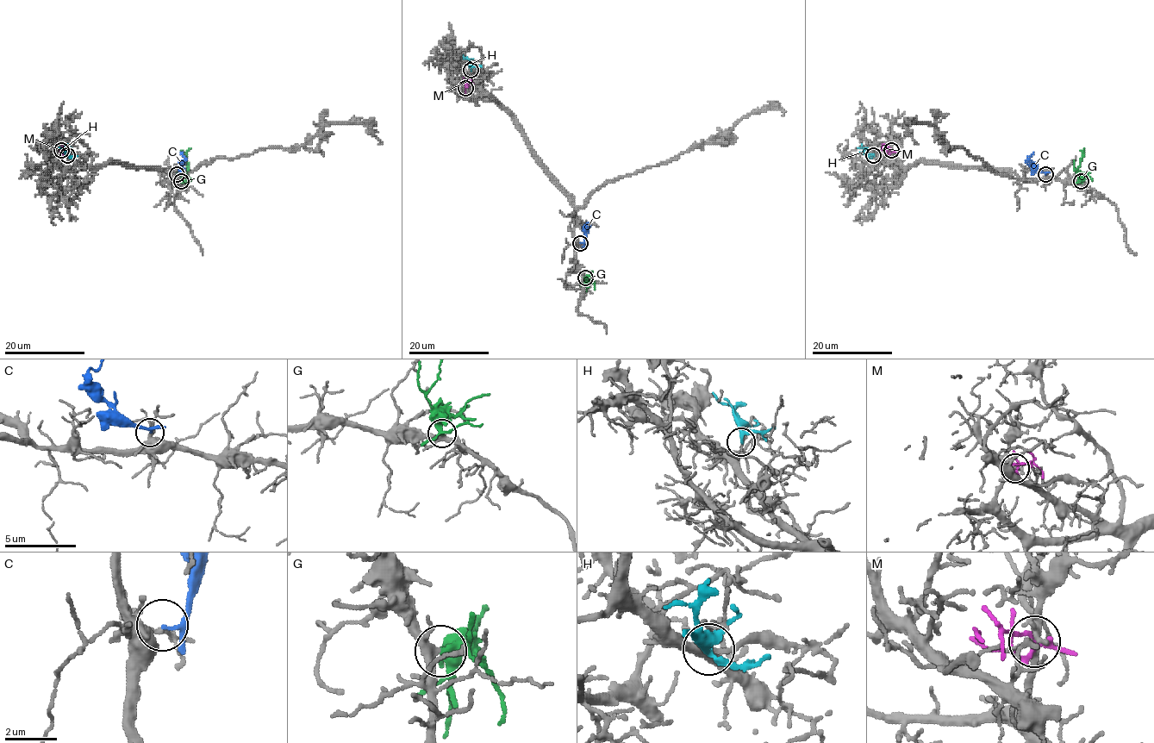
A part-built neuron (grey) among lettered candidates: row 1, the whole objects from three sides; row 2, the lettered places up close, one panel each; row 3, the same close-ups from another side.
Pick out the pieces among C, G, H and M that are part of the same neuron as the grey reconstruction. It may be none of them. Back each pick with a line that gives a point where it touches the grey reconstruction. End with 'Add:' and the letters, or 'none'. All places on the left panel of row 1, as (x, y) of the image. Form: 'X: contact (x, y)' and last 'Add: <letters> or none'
G: contact (181, 181)
Add: G

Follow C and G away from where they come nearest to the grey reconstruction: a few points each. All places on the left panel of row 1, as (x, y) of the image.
C: (177, 174), (181, 171), (184, 159), (181, 152)
G: (181, 181), (187, 171), (186, 152), (190, 147)

